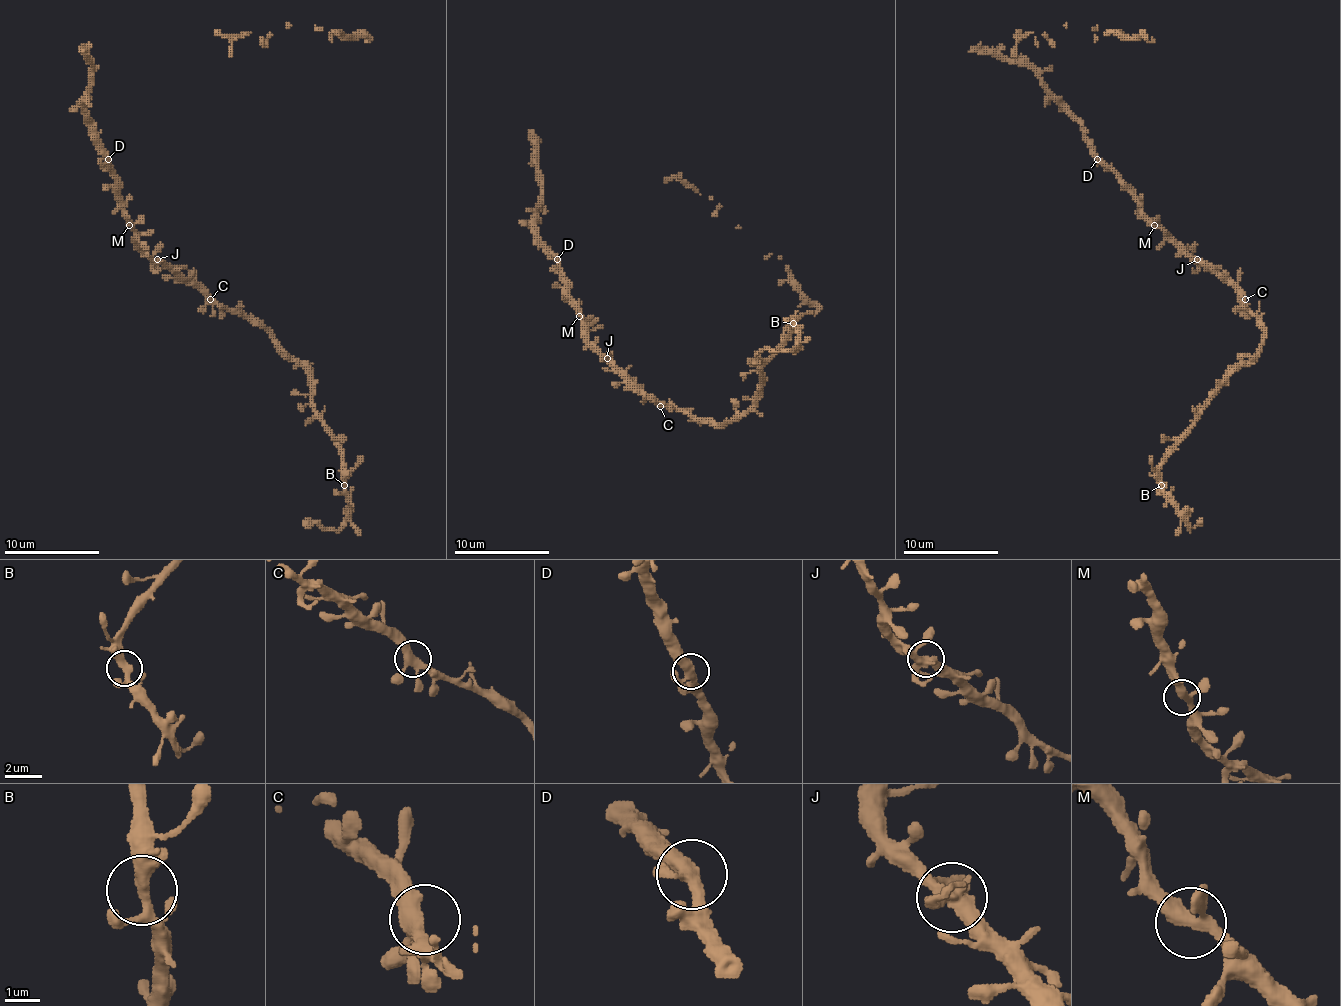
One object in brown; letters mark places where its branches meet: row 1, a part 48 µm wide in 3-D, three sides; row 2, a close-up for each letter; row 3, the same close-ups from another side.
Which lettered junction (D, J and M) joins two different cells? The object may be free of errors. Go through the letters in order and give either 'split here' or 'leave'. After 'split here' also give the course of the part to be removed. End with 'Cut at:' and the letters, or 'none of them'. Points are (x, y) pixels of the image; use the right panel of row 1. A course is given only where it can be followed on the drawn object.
D: leave
J: leave
M: leave
Cut at: none of them

